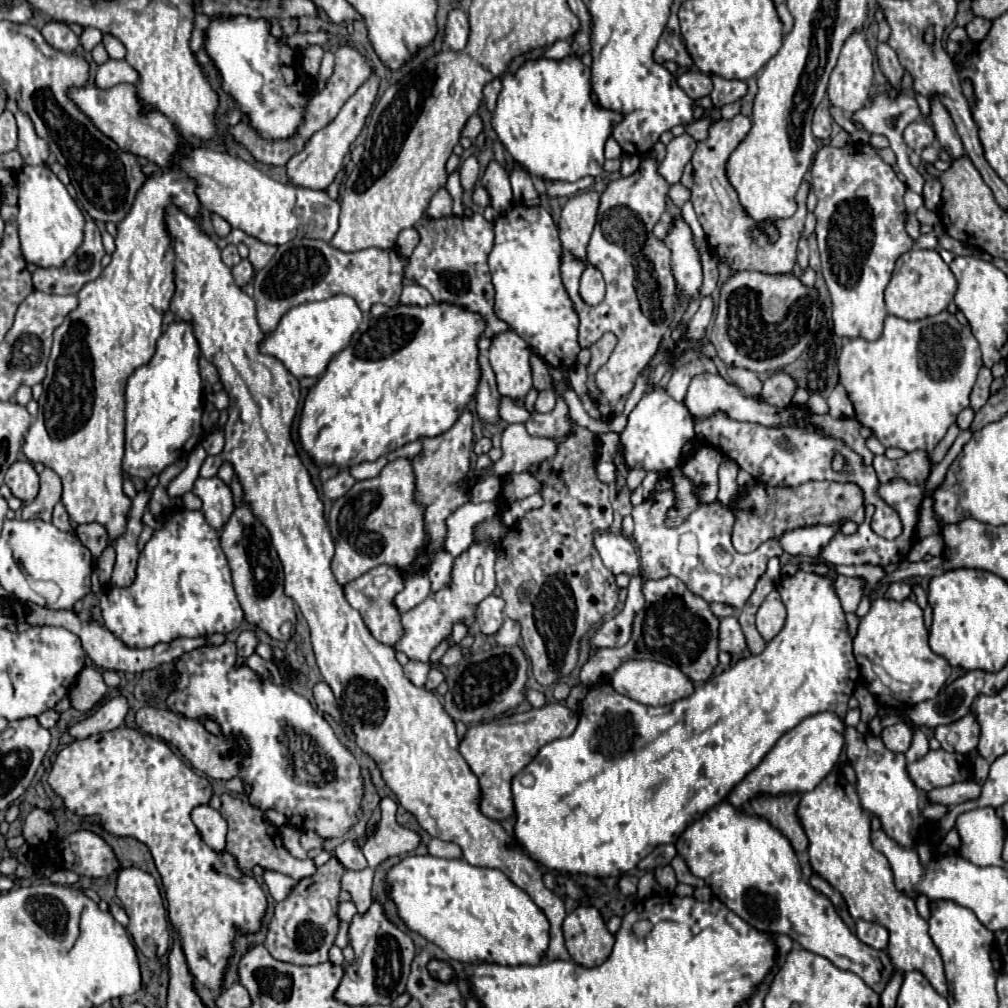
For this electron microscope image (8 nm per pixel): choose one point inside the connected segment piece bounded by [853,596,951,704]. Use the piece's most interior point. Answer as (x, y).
(892, 635)

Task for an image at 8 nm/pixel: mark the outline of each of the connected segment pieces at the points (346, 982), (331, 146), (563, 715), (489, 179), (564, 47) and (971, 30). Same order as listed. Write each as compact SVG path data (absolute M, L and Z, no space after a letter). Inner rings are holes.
M373 902L367 914L355 914L349 926L349 938L355 950L355 962L345 964L345 976L335 992L335 998L349 1006L391 1004L399 994L405 992L409 966L415 956L415 946L409 934L393 926L385 918L383 908L377 902Z
M373 72L369 76L369 80L365 80L365 84L361 84L361 88L357 88L357 92L345 102L345 106L341 108L337 118L333 122L329 122L325 128L321 128L319 132L315 132L309 138L309 142L303 146L303 150L297 152L287 162L287 174L293 184L303 186L303 188L313 188L313 190L325 190L335 180L337 172L341 170L343 158L349 154L349 146L355 142L355 138L359 136L359 132L363 130L363 126L367 122L367 116L375 104L377 92L379 92L379 84L381 84L381 78Z
M545 704L543 708L533 708L529 712L501 716L491 722L481 722L467 728L467 734L459 742L459 752L479 778L481 800L479 808L487 818L503 820L513 814L513 798L511 798L511 778L521 772L531 758L551 740L571 736L577 726L577 714L571 712L565 704Z
M491 162L485 170L485 176L481 178L481 186L489 192L491 196L491 206L497 212L505 212L511 202L513 202L513 194L511 194L511 184L509 184L509 176L503 170L501 164Z
M555 42L551 48L547 48L541 58L551 58L551 60L563 60L567 54L569 54L571 46L569 42Z
M973 18L973 20L965 26L967 36L969 36L971 42L981 42L981 40L987 36L989 28L991 28L991 22L989 22L989 20L983 20L983 18Z

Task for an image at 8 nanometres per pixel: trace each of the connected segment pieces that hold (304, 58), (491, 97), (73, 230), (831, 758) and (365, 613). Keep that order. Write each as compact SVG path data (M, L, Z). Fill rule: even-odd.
M309 46L309 48L301 54L301 64L303 64L303 68L305 68L305 72L307 72L309 76L317 76L317 74L319 74L321 58L323 58L323 48L321 48L321 46Z
M495 78L493 82L489 82L489 84L485 86L485 90L483 90L485 104L487 104L487 108L489 108L491 112L495 110L495 102L497 102L497 96L499 96L499 92L501 92L501 80L499 80L499 78Z
M25 164L17 178L19 188L19 240L21 250L27 262L49 268L49 266L61 266L83 242L83 212L75 204L75 200L69 196L63 182L53 174L53 170L47 164L29 166Z
M819 712L817 716L805 718L797 728L789 730L785 736L777 740L771 752L761 760L761 764L739 782L727 800L743 808L753 796L765 794L787 794L787 792L809 792L813 790L837 764L841 750L845 744L845 722L835 712Z
M377 566L365 574L361 574L359 578L351 580L349 584L345 584L345 598L347 602L359 610L359 614L363 616L367 628L371 630L371 634L389 646L395 646L397 640L403 636L403 626L401 626L401 612L395 606L395 596L401 592L401 588L405 588L405 574L399 568L393 566Z

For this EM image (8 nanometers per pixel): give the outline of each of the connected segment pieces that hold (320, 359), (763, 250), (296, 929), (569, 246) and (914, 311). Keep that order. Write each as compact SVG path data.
M337 294L321 302L305 302L291 308L279 320L279 326L271 334L265 334L259 352L281 360L295 378L321 376L329 360L337 352L349 346L351 336L357 332L359 324L361 324L361 310L357 308L351 296Z
M737 114L735 118L731 120L719 120L715 122L711 128L709 128L709 138L705 142L697 142L697 150L693 154L693 188L691 188L691 204L695 208L695 214L699 218L699 224L701 228L705 230L705 236L707 236L707 242L711 246L711 250L715 252L715 256L719 258L719 262L727 264L731 270L755 270L755 272L763 272L763 274L793 274L793 268L797 264L797 236L801 238L801 230L803 230L803 222L805 222L805 198L807 198L807 192L809 192L809 184L803 182L799 192L797 192L797 212L787 218L787 220L781 220L777 222L777 228L781 232L779 240L777 242L769 242L769 238L761 232L759 226L755 226L755 222L751 218L745 216L743 212L743 218L741 218L741 204L737 200L737 194L733 190L733 186L729 184L727 176L725 176L725 162L729 158L729 154L737 148L737 144L747 136L747 132L751 130L751 120L743 114Z
M333 854L327 864L319 866L311 878L303 878L295 884L291 894L275 906L265 938L265 948L273 958L299 966L313 966L329 960L329 950L339 932L339 892L343 874L345 866Z
M589 190L585 194L573 196L559 218L559 238L567 252L577 256L577 260L587 264L587 244L597 220L599 194Z
M913 248L905 252L893 270L891 282L885 290L885 306L887 312L905 320L921 320L935 316L947 308L947 304L953 300L957 290L955 276L951 268L943 262L943 258L937 254L937 250L921 250Z

